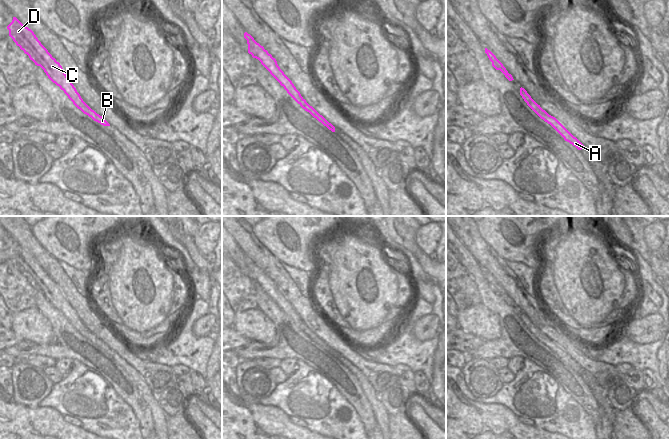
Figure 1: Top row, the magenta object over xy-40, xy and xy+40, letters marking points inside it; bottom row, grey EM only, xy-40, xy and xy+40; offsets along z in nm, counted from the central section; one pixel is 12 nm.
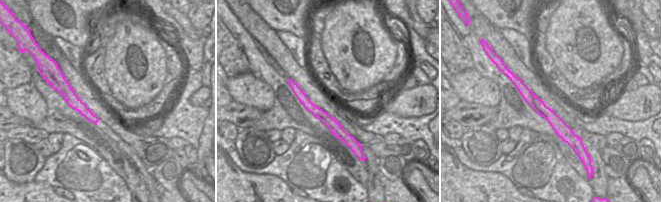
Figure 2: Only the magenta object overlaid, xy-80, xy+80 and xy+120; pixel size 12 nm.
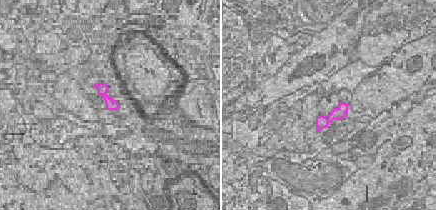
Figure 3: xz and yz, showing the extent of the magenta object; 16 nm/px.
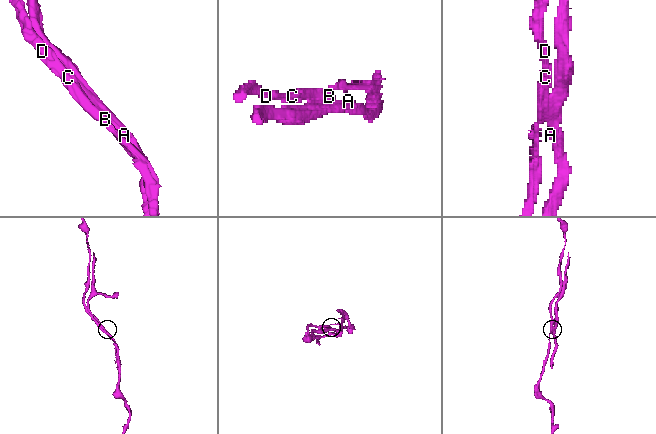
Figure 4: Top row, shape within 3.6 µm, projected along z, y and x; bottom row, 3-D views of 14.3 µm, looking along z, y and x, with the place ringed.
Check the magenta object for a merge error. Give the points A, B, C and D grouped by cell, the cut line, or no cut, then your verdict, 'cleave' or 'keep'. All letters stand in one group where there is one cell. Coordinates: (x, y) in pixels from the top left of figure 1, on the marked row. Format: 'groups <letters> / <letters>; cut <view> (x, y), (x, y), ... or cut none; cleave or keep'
groups A / B C D; cut xy (302, 98), (299, 103); cleave

